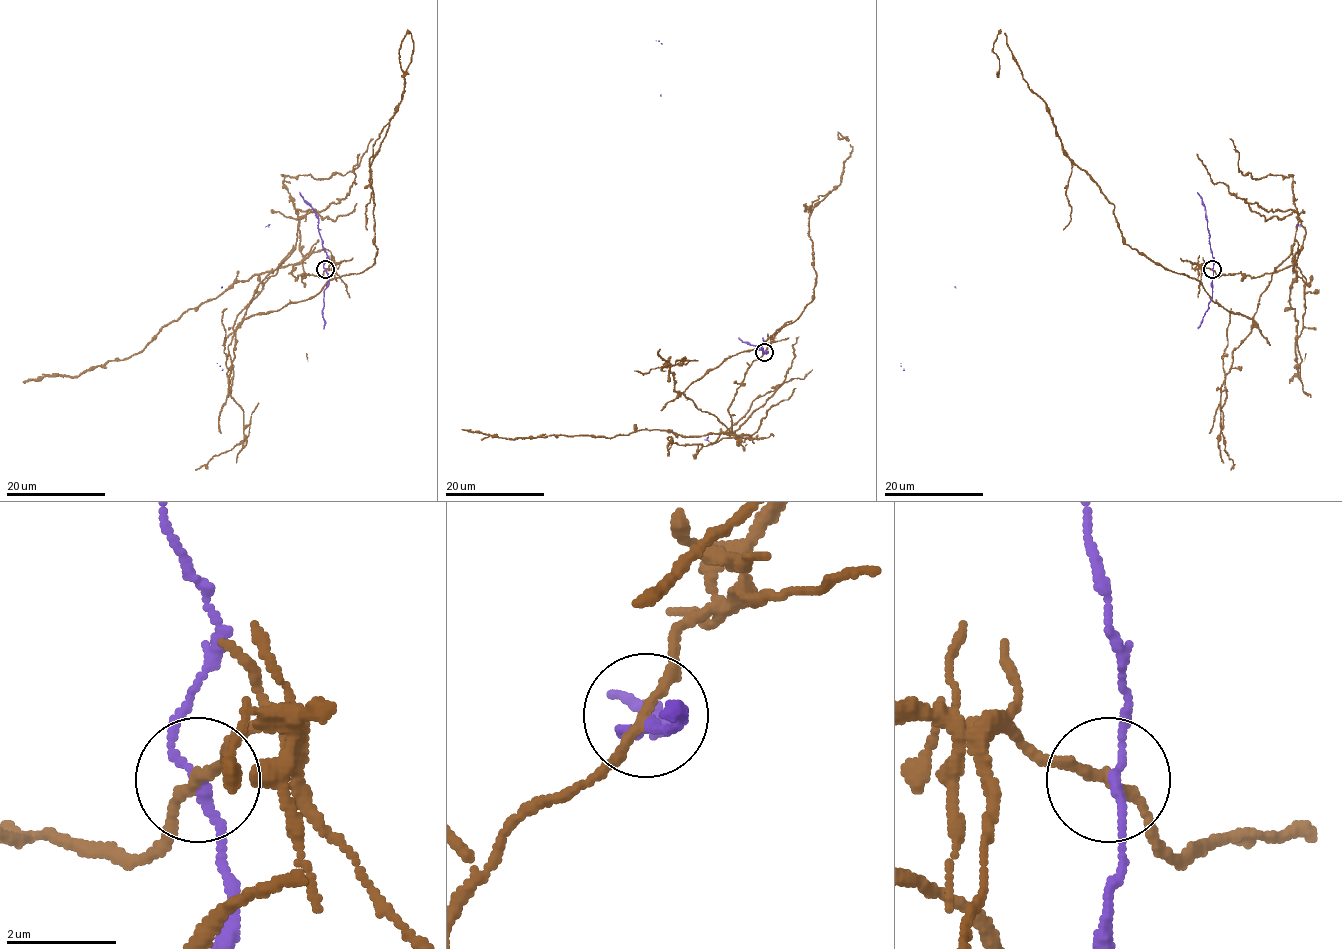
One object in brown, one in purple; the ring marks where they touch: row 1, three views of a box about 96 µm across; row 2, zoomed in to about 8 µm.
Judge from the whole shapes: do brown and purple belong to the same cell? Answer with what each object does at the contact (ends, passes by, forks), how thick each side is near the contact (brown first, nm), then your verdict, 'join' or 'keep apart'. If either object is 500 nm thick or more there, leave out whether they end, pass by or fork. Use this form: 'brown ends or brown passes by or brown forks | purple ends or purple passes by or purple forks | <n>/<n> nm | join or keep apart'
brown passes by | purple passes by | 170/150 nm | keep apart

